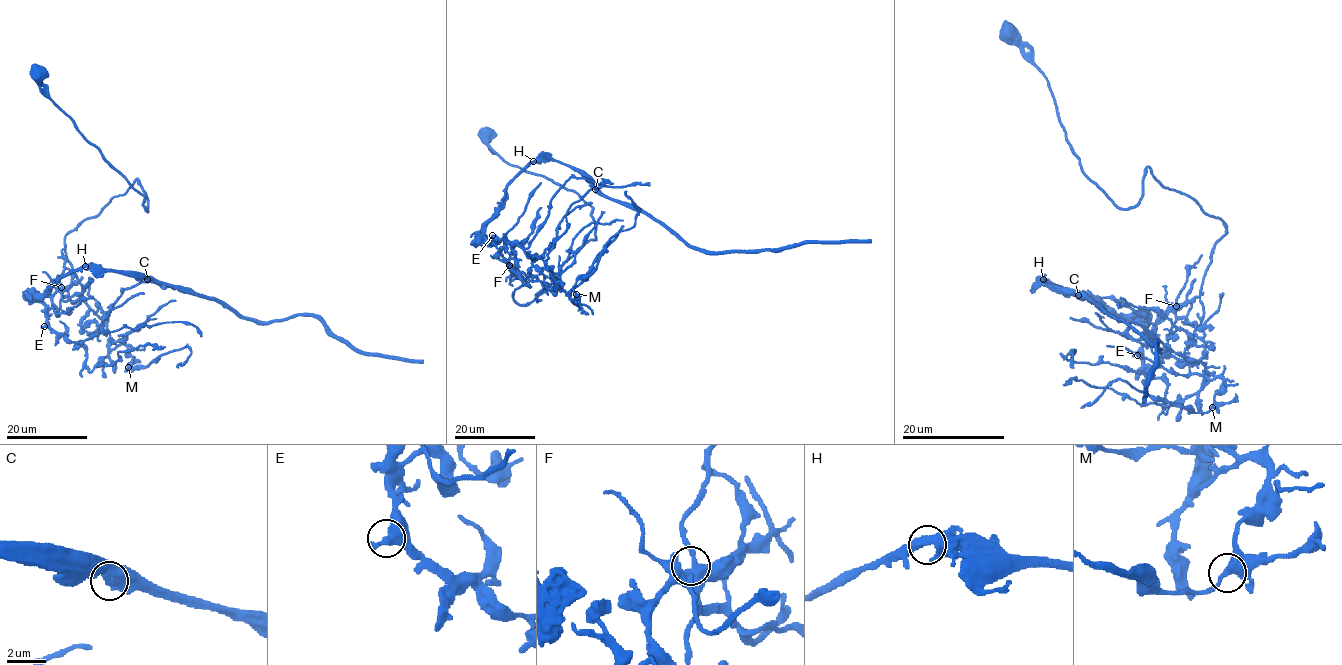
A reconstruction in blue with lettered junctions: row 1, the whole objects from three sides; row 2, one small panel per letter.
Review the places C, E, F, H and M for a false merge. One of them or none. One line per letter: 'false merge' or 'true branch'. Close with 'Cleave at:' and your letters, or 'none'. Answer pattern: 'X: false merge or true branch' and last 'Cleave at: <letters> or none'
C: true branch
E: true branch
F: true branch
H: false merge
M: true branch
Cleave at: H

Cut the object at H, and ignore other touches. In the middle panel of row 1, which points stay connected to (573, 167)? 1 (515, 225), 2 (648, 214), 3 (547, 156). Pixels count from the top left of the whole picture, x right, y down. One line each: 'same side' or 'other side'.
1: other side
2: same side
3: same side

